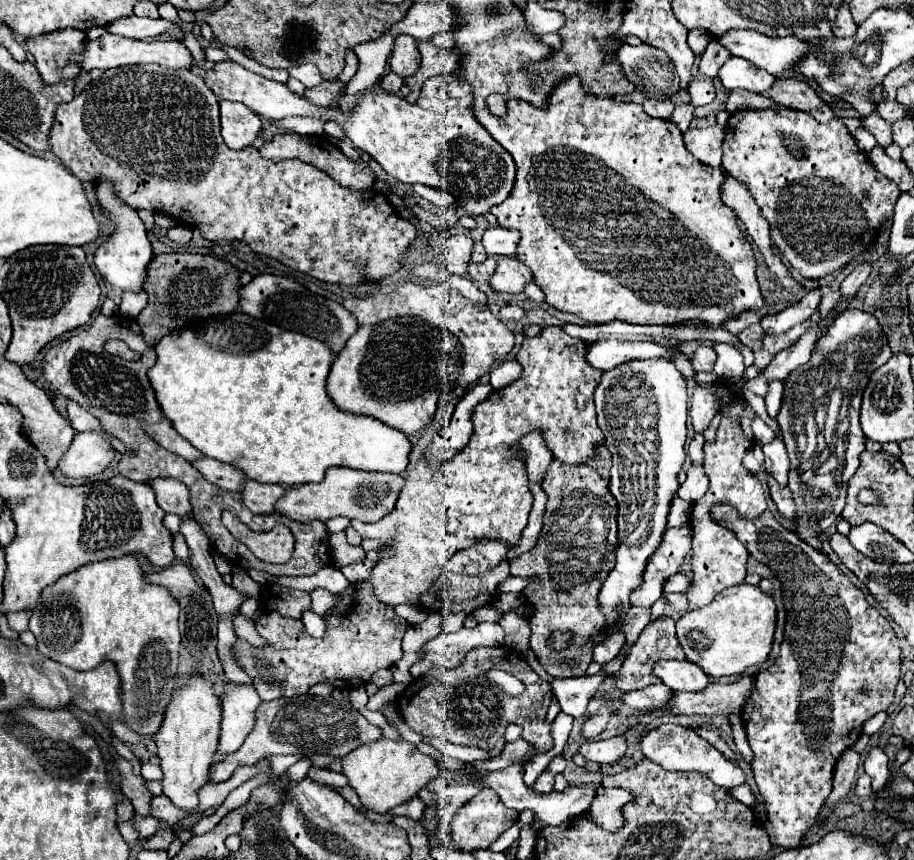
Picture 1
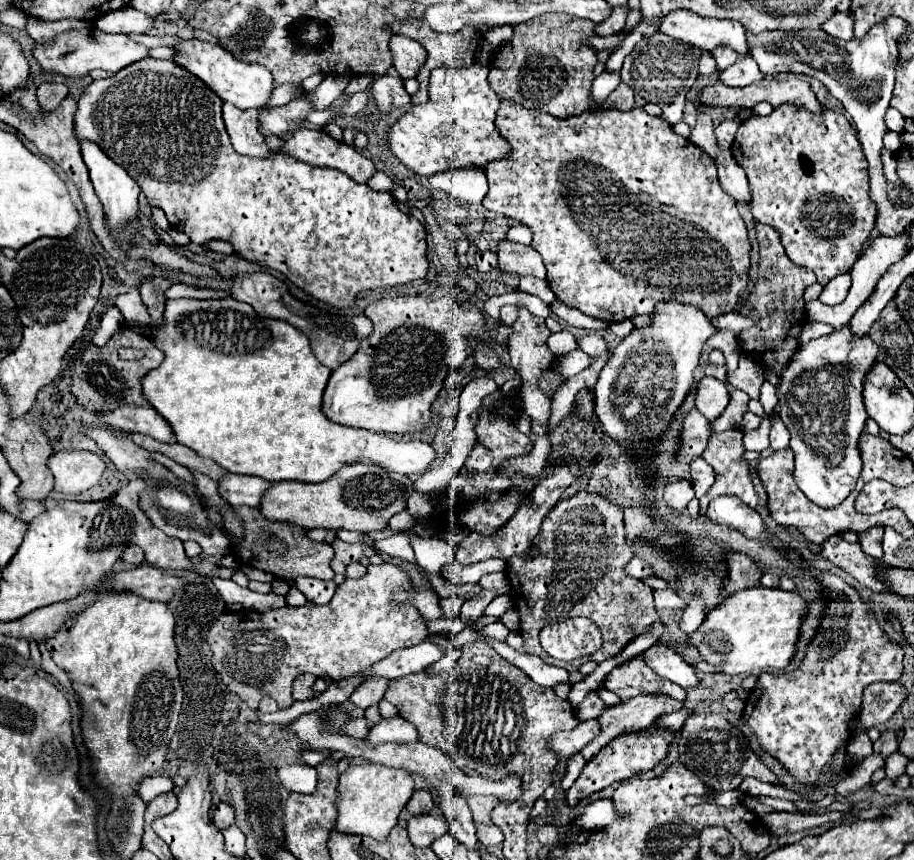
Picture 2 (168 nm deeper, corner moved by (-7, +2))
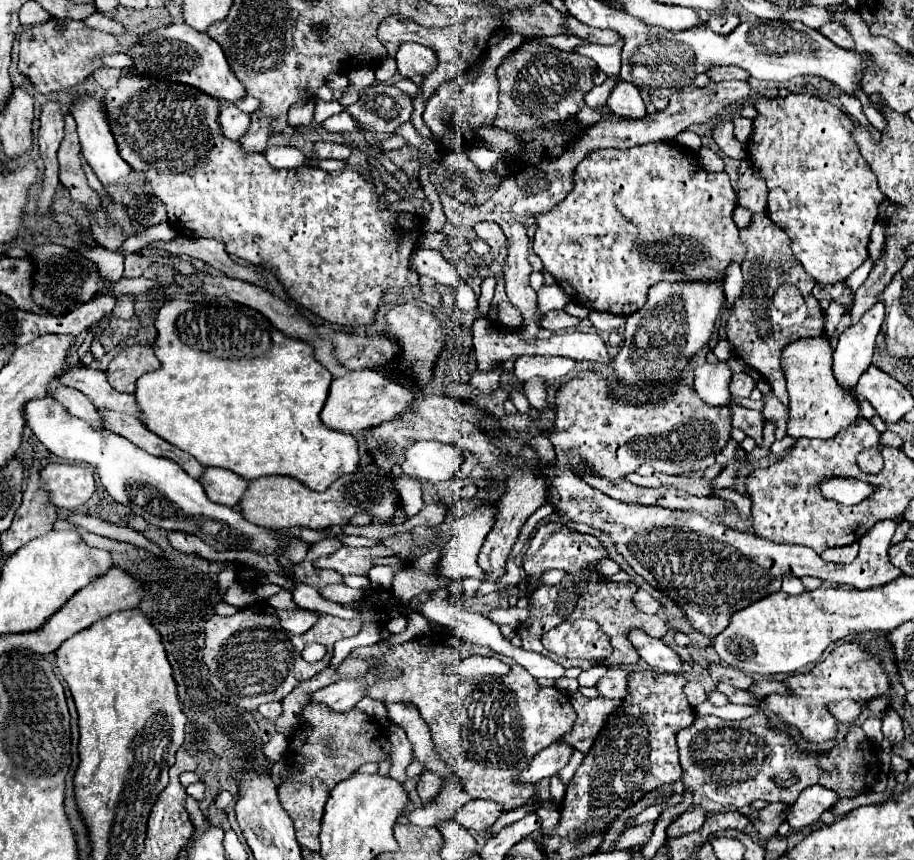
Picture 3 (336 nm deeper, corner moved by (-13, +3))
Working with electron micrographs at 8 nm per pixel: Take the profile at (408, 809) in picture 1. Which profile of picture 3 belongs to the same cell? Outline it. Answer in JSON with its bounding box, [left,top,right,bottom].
[417,772,443,802]

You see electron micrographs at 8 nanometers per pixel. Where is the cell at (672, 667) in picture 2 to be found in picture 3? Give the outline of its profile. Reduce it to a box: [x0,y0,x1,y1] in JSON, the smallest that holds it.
[629,628,681,674]

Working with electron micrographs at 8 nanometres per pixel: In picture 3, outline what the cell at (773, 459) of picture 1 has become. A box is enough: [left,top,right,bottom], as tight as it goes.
[763,392,789,440]

